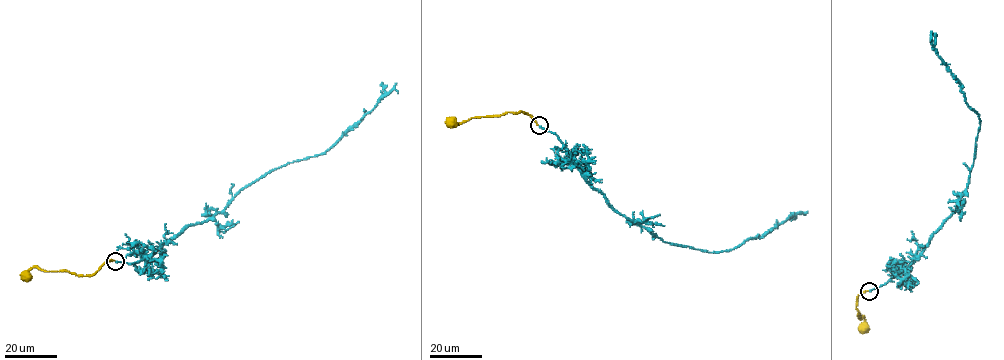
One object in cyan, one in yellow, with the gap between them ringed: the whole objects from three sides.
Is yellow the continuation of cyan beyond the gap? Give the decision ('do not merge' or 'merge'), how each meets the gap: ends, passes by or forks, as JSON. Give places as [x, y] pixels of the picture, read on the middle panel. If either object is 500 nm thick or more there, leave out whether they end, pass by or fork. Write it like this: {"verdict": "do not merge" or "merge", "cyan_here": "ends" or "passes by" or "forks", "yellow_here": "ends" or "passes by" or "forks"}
{"verdict": "merge", "cyan_here": "ends", "yellow_here": "ends"}

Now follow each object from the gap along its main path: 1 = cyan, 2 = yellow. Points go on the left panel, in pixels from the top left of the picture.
1: (116, 261), (137, 263), (190, 225), (207, 221), (240, 190), (270, 172), (289, 162), (324, 153), (396, 83)
2: (114, 261), (106, 262), (92, 275), (48, 271), (33, 267), (26, 276)

